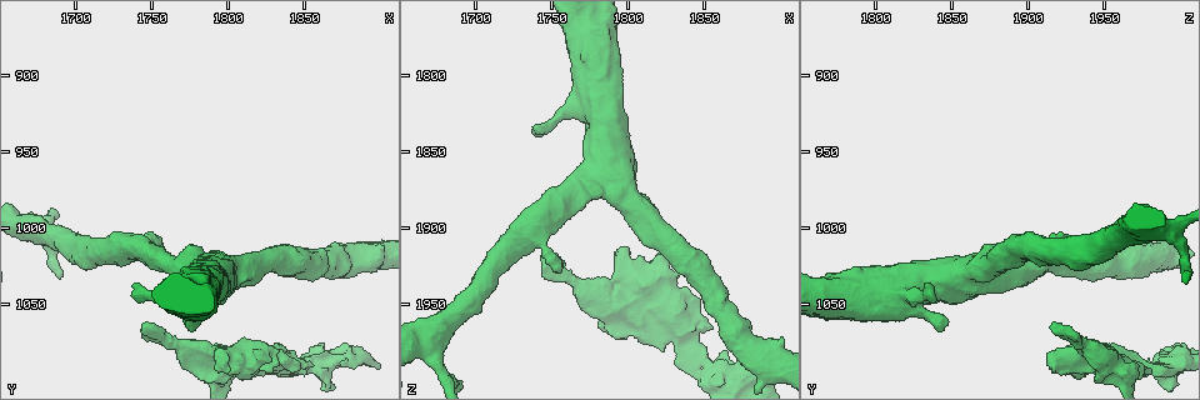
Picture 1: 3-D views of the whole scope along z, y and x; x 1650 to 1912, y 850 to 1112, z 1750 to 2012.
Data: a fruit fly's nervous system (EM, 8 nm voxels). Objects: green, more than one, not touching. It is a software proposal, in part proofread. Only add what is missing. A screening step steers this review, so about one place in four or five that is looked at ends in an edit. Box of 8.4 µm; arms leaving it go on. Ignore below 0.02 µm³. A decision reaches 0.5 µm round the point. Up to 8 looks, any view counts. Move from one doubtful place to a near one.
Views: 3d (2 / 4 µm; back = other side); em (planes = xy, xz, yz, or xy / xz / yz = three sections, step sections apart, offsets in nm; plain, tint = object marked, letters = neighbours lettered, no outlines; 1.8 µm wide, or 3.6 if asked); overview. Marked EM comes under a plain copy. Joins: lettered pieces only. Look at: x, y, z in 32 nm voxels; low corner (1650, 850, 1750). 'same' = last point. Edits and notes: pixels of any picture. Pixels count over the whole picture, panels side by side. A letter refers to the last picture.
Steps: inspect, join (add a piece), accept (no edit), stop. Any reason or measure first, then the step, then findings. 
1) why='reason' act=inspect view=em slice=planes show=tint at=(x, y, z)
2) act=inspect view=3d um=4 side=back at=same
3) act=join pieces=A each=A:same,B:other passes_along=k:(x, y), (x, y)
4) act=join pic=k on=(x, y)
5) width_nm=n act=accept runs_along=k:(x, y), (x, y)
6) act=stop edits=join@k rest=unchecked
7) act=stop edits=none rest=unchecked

why='thick turns thin' act=inspect view=em slice=xz step=8 show=letters at=(1890, 1016, 1996)

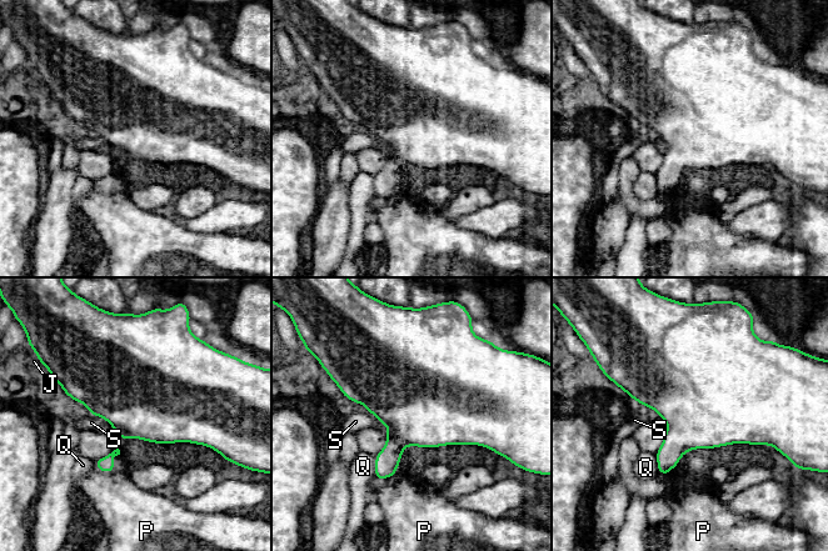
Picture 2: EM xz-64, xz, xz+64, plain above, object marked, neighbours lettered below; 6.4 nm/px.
width_nm=550 act=accept each=J:other,P:other,Q:other,S:other border=2:(89, 412), (101, 416), (109, 422) found='none of them fits'

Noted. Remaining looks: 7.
why='thick turns thin' act=inspect view=em slice=planes show=letters at=(1872, 1086, 1994)

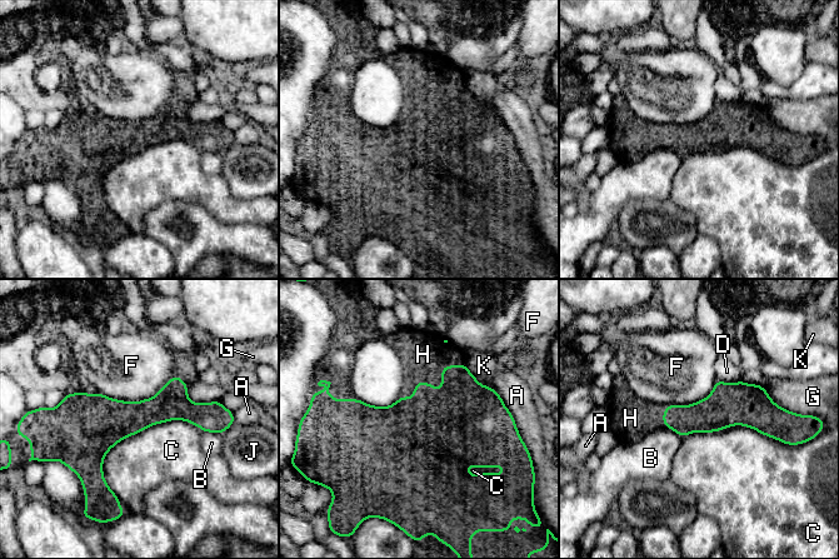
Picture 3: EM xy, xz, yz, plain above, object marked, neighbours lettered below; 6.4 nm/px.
width_nm=260 act=join pieces=H each=A:other,B:other,C:other,D:other,F:other,G:other,H:same,J:other,K:other found='the neuron continues'

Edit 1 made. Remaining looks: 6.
act=inspect view=overview

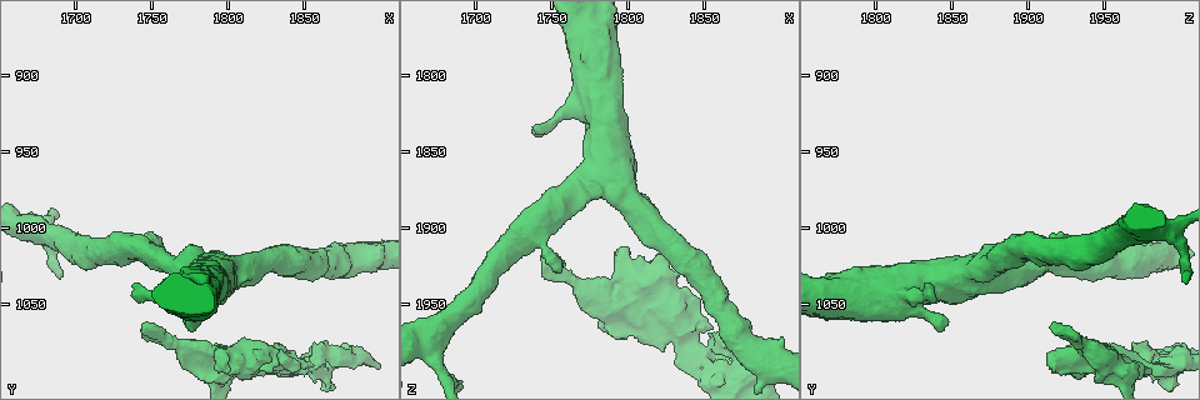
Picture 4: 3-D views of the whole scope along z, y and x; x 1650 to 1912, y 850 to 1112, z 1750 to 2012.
why='free end' act=inspect view=em slice=planes show=letters at=(1746, 1062, 1918)

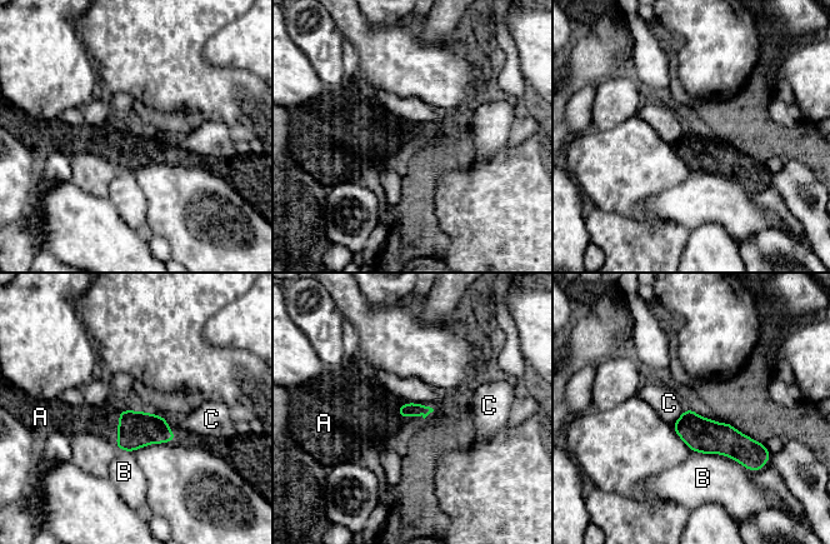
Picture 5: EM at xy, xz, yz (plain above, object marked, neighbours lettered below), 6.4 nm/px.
act=join pieces=A each=A:same,B:other,C:other found='the neuron continues'

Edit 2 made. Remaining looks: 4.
act=stop edits=join@3,join@5 rest=unchecked

